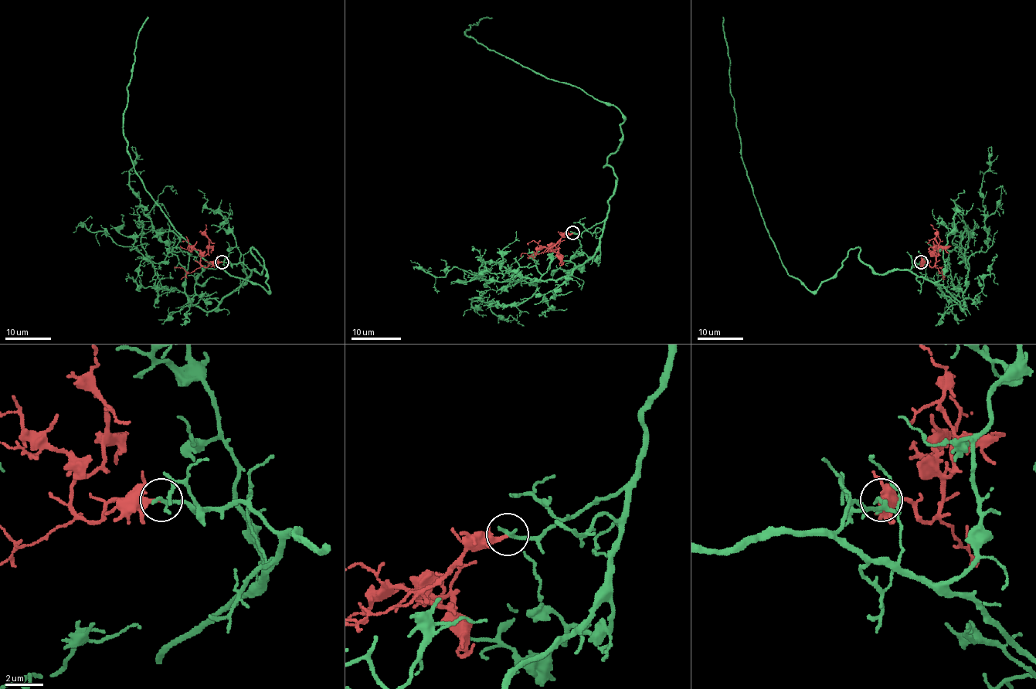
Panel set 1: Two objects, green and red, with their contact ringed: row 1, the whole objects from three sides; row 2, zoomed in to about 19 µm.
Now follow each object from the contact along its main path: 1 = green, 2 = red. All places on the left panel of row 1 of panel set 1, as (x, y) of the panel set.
1: (222, 262), (261, 273), (253, 247), (269, 290), (208, 263), (146, 189), (127, 149), (123, 113), (148, 17)
2: (222, 262), (210, 262), (207, 266), (200, 262), (200, 259), (208, 252), (209, 241), (205, 224)

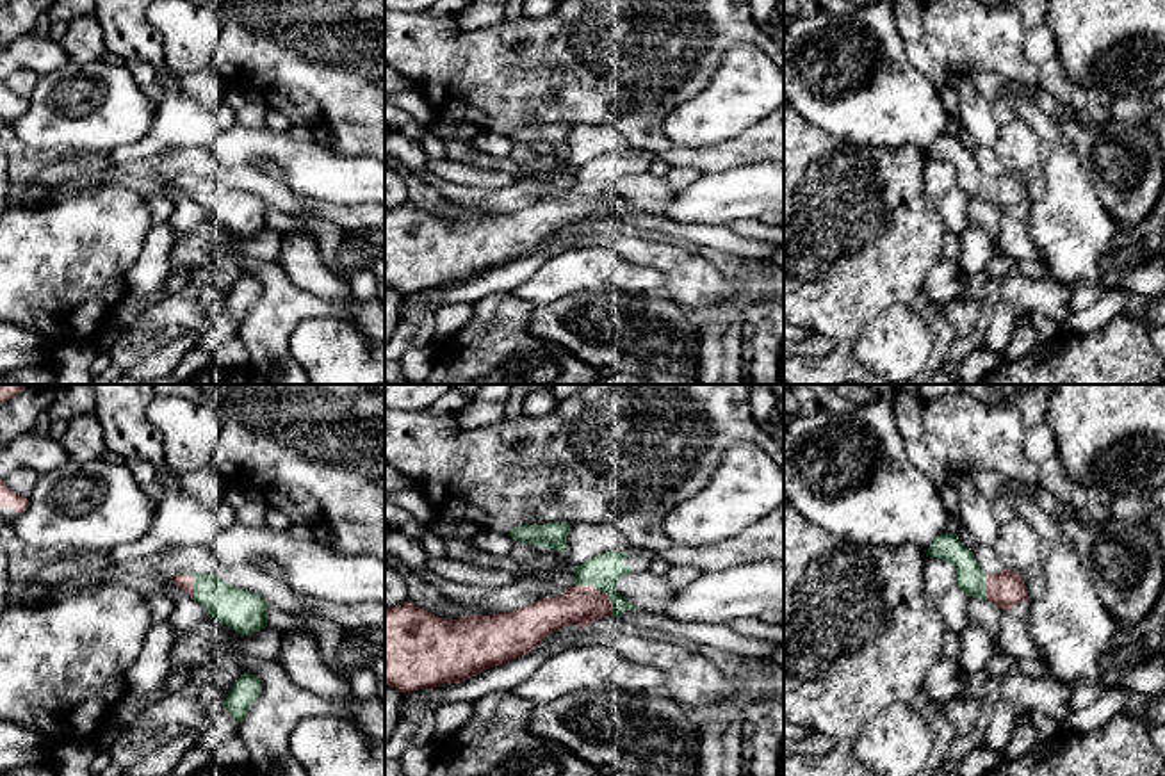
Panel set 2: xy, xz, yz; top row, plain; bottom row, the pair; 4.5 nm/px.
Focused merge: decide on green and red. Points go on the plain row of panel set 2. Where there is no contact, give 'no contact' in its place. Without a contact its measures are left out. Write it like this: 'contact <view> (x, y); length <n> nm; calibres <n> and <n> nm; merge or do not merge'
contact xz (602, 193); length 220 nm; calibres 160 and 180 nm; merge

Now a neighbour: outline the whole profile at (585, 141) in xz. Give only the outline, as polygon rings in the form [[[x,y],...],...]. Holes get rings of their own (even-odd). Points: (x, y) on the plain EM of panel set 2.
[[[570,125],[568,135],[568,166],[570,169],[584,166],[588,160],[597,158],[604,153],[625,153],[631,155],[634,150],[627,144],[618,128],[611,125]]]

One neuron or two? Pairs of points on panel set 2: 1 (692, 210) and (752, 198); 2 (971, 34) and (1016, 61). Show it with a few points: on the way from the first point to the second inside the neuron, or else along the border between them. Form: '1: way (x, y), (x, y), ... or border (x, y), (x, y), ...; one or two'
1: way (706, 202), (738, 198); one
2: way (982, 38), (987, 38), (1005, 56); one

